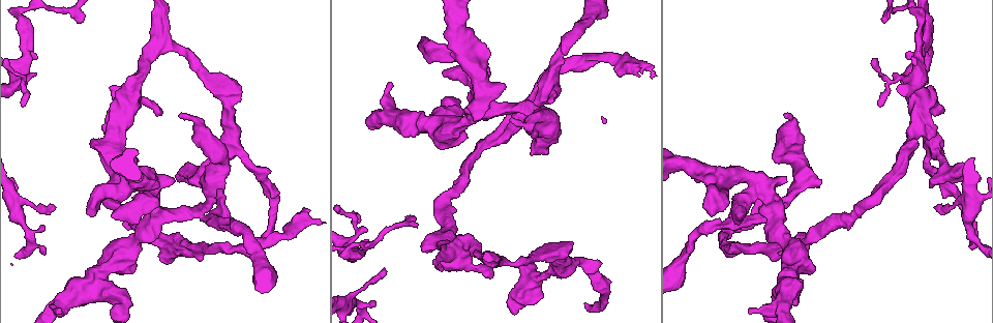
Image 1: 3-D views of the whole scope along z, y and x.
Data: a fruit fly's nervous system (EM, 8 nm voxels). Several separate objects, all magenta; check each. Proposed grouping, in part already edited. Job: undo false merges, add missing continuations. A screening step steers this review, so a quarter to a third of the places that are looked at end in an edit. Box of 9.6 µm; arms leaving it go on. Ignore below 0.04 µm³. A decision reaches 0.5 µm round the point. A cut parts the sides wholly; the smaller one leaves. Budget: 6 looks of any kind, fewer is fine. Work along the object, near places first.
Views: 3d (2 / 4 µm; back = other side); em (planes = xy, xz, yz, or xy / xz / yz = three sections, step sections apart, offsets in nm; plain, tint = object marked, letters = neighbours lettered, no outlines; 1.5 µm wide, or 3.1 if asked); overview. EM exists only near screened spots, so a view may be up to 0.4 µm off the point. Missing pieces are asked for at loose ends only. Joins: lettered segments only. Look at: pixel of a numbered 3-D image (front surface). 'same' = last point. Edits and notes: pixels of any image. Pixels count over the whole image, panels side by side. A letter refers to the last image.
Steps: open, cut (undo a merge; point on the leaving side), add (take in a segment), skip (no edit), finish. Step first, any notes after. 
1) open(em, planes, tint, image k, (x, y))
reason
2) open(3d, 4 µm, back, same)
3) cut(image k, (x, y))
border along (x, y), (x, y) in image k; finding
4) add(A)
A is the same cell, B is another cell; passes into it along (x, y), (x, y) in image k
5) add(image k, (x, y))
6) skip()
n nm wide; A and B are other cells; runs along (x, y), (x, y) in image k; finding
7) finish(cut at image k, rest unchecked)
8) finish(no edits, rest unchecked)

open(em, planes, letters, image 1, (414, 215))
free end

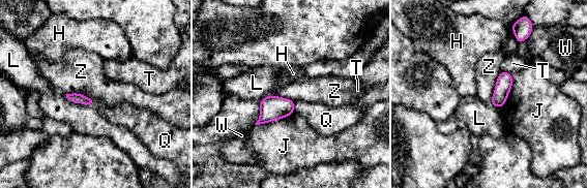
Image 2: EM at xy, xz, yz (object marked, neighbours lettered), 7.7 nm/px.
skip()
80 nm wide; H, J, L, Q, T, W and Z are other cells; border along (501, 71), (497, 77), (490, 101) in image 2; none of them fits

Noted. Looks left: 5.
open(3d, 4 µm, image 1, (365, 239))
an open end

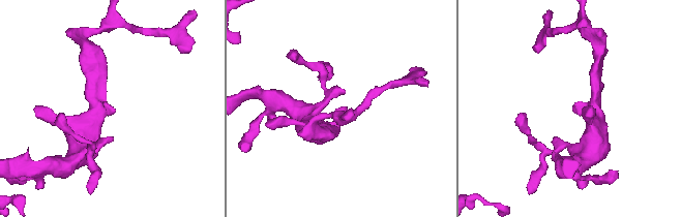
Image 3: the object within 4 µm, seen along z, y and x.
open(em, planes, letters, image 3, (107, 104))
arms of 190, 400 nm

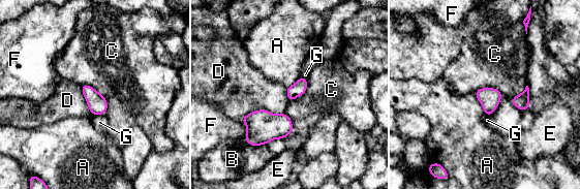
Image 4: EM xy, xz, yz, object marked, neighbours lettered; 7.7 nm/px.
skip()
D touches over 340 nm; A, B, C, D, E, F and G are other cells; none of them fits

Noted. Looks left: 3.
open(3d, 2 µm, back, image 1, (785, 177))
thick end

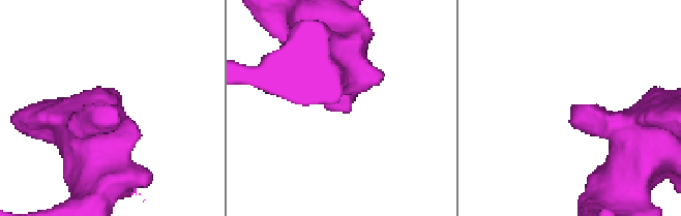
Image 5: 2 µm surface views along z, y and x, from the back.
open(em, planes, letters, image 5, (570, 112))
now the EM

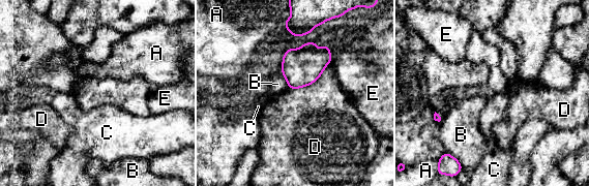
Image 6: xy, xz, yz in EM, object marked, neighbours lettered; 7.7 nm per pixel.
skip()
A, B, C, D and E are other cells; border along (331, 61), (313, 83), (288, 89) in image 6; no lettered segment goes on from it

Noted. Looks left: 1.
finish(no edits, rest unchecked)

